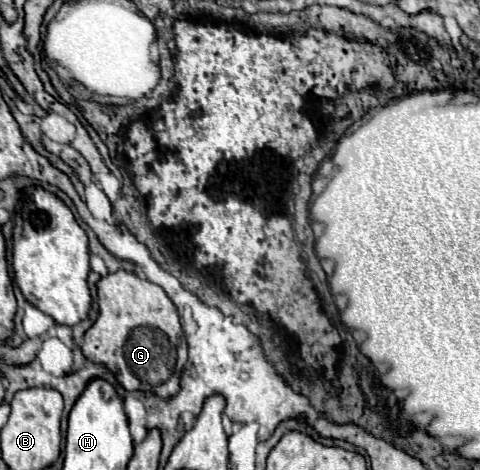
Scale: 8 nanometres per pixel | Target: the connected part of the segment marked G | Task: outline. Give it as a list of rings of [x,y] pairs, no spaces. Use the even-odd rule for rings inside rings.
[[[120,270],[100,278],[98,306],[100,306],[100,316],[94,322],[94,326],[84,334],[82,354],[90,362],[104,364],[112,374],[116,374],[118,382],[128,392],[142,390],[144,386],[146,390],[152,390],[160,398],[170,398],[178,394],[180,376],[188,360],[188,346],[184,342],[184,332],[180,326],[178,312],[172,300],[166,296],[166,292],[154,282],[142,280],[132,272]],[[174,364],[176,364],[176,370],[172,372]],[[156,376],[170,376],[170,380],[150,386],[156,382]]]

